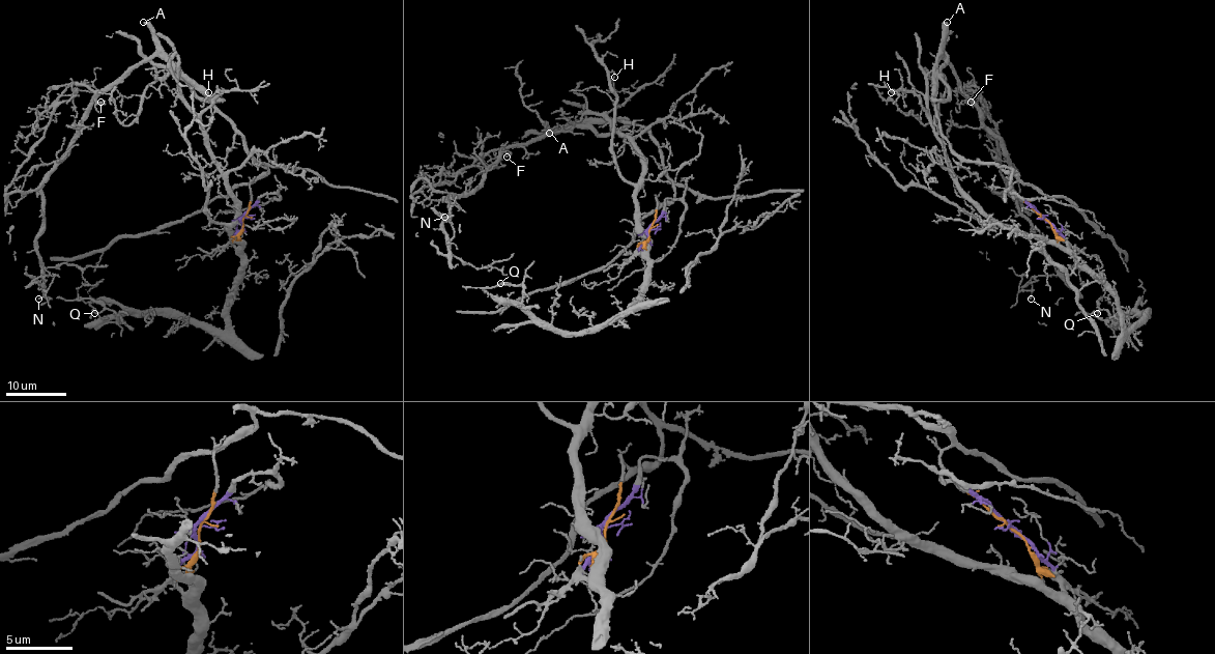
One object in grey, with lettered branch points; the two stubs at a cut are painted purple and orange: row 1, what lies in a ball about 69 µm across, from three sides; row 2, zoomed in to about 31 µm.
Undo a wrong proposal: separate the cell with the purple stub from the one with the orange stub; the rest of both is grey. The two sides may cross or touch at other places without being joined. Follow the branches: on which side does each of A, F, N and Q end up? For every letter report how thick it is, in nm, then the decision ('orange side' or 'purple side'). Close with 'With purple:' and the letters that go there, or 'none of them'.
A: 320 nm thick; orange side
F: 120 nm thick; orange side
N: 80 nm thick; orange side
Q: 120 nm thick; purple side
With purple: Q

